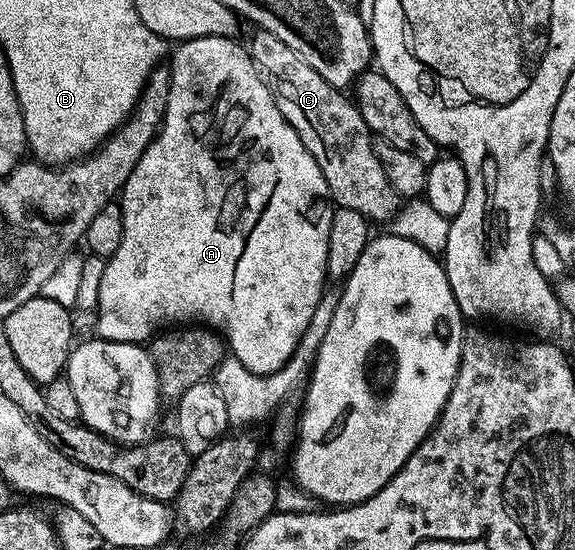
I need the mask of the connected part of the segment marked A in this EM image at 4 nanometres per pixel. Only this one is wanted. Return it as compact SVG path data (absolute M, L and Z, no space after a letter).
M198 37L181 40L175 45L176 53L170 61L170 102L166 102L164 123L142 158L138 158L138 166L134 166L118 197L124 219L122 246L107 257L105 264L108 265L100 272L100 285L96 288L96 304L100 309L96 312L95 335L110 342L143 345L161 330L173 326L207 326L222 334L231 355L242 362L246 370L268 376L292 359L306 326L310 326L310 318L314 318L314 310L318 310L328 280L326 250L334 205L328 194L326 178L322 170L318 170L318 162L314 162L310 150L302 146L302 138L298 138L294 126L282 118L282 110L278 110L247 47L236 43L230 37Z

